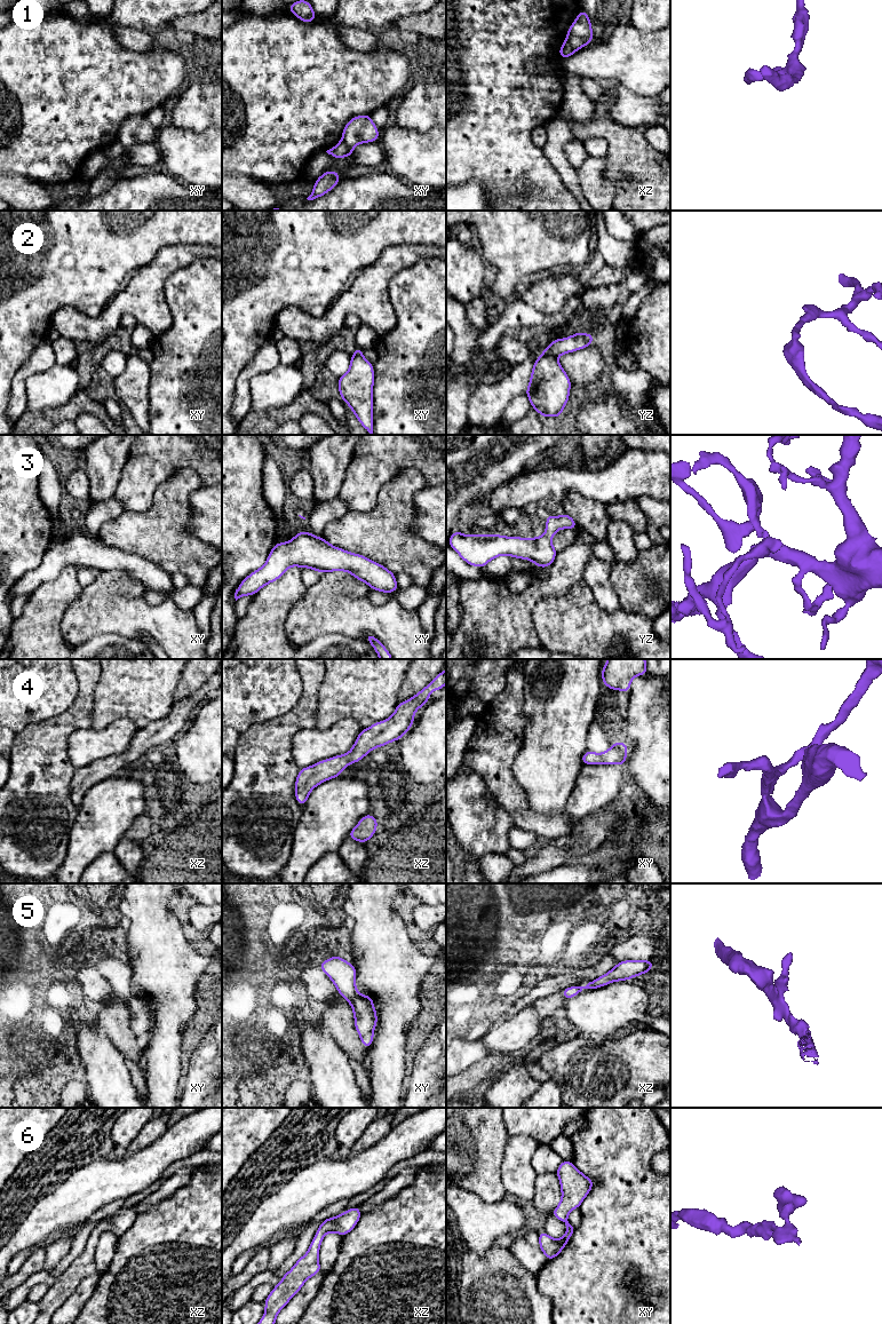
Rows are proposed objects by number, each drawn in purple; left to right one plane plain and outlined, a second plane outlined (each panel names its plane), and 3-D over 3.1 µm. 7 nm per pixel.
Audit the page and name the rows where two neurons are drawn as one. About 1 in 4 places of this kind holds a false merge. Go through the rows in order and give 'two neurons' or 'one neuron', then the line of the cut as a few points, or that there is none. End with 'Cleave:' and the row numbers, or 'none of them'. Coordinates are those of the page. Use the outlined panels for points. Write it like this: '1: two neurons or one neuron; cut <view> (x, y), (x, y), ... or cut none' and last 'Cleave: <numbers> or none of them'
1: one neuron; cut none
2: two neurons; cut yz (542, 351), (553, 356)
3: one neuron; cut none
4: one neuron; cut none
5: one neuron; cut none
6: one neuron; cut none
Cleave: 2

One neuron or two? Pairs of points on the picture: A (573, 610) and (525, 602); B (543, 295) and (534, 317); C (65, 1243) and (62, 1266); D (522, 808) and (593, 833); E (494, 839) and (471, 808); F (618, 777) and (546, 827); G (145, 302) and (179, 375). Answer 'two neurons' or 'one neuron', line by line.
A: two neurons
B: two neurons
C: two neurons
D: two neurons
E: one neuron
F: two neurons
G: two neurons

